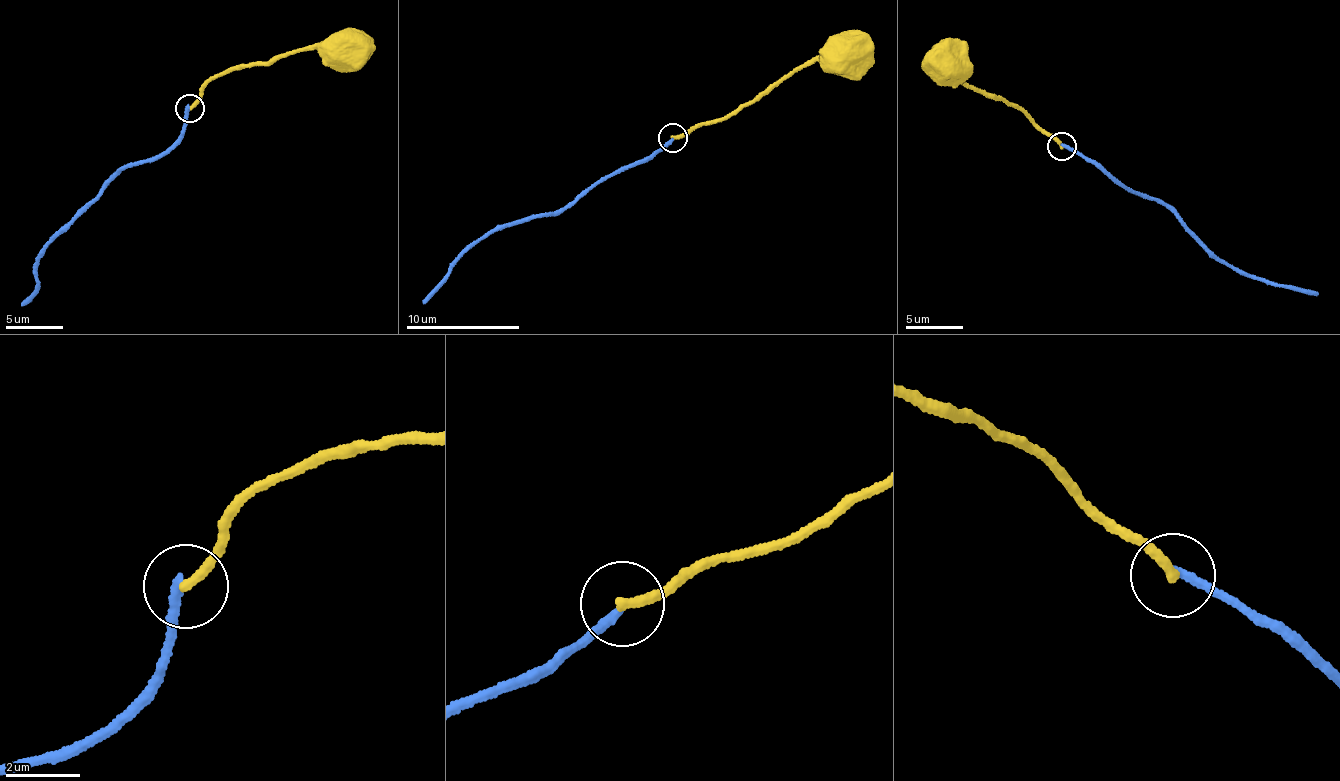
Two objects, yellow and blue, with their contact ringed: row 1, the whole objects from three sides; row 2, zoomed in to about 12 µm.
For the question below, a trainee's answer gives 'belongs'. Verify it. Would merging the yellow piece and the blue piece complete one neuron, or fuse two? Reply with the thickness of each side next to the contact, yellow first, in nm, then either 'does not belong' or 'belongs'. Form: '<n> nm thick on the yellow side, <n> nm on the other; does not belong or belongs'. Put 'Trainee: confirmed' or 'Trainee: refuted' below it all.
260 nm thick on the yellow side, 240 nm on the other; does not belong
Trainee: refuted

